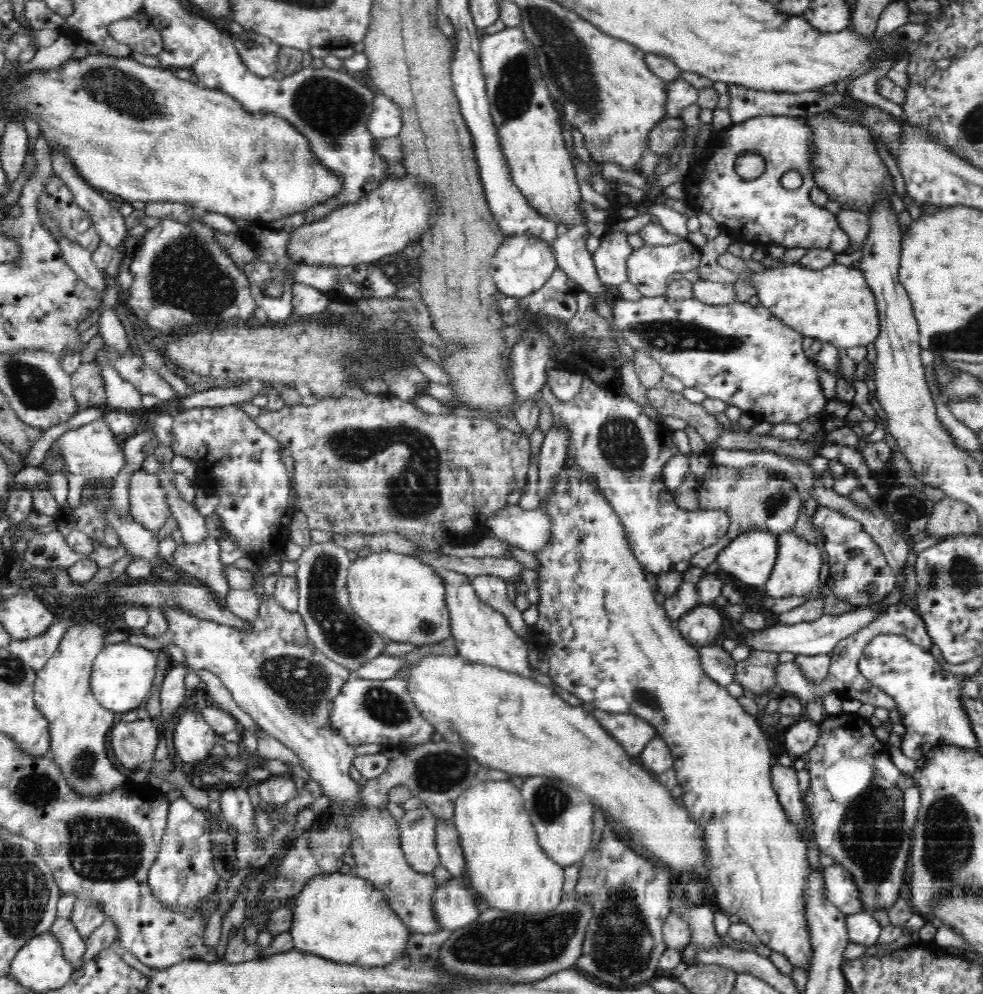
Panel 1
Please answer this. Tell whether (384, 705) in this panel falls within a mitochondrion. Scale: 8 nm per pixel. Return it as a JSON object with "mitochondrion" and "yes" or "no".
{"mitochondrion":"yes"}

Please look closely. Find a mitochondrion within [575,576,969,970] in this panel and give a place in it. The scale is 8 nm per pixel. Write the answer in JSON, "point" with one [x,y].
{"point":[871,829]}

